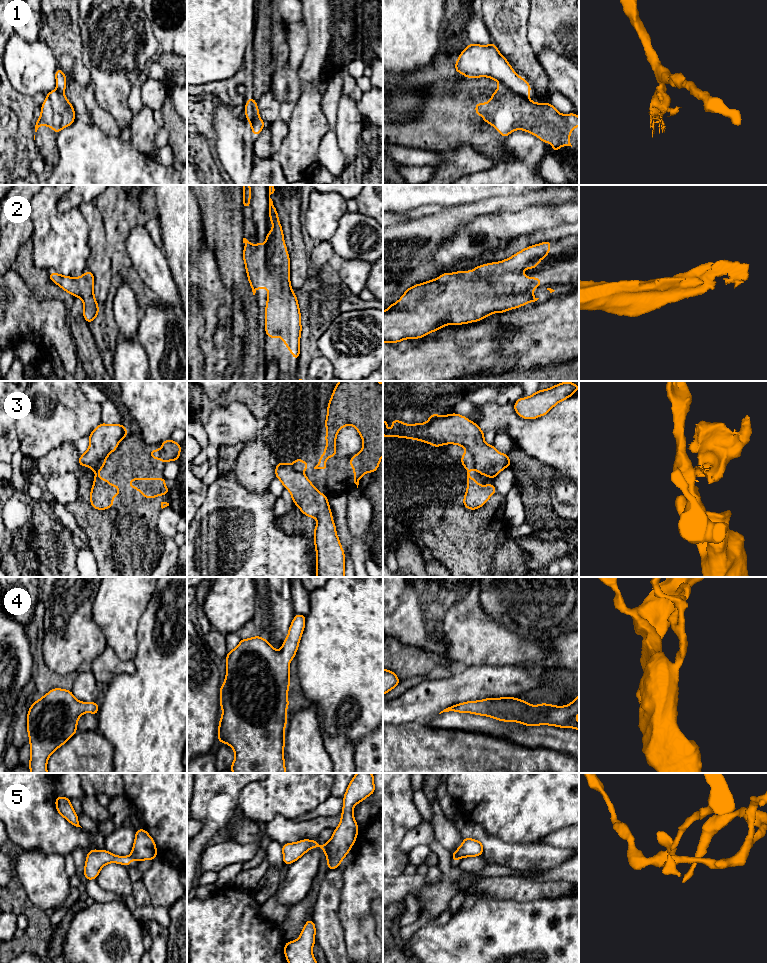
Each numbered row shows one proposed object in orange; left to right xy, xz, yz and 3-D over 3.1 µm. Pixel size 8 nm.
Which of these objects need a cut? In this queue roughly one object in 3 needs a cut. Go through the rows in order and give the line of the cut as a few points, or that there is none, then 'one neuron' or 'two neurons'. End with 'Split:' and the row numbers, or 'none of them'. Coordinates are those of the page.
1: cut yz (499, 81), (514, 92), (527, 96); two neurons
2: cut none; one neuron
3: cut yz (467, 450), (472, 456), (475, 467); two neurons
4: cut none; one neuron
5: cut xz (327, 844), (325, 849); two neurons
Split: 1, 3, 5

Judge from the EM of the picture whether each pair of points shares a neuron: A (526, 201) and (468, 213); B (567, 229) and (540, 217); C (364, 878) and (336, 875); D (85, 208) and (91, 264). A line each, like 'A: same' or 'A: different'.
A: same
B: different
C: different
D: same

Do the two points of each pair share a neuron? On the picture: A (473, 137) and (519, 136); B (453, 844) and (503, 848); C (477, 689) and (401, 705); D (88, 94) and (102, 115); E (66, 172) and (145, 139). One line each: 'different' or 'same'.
A: different
B: different
C: same
D: same
E: different

